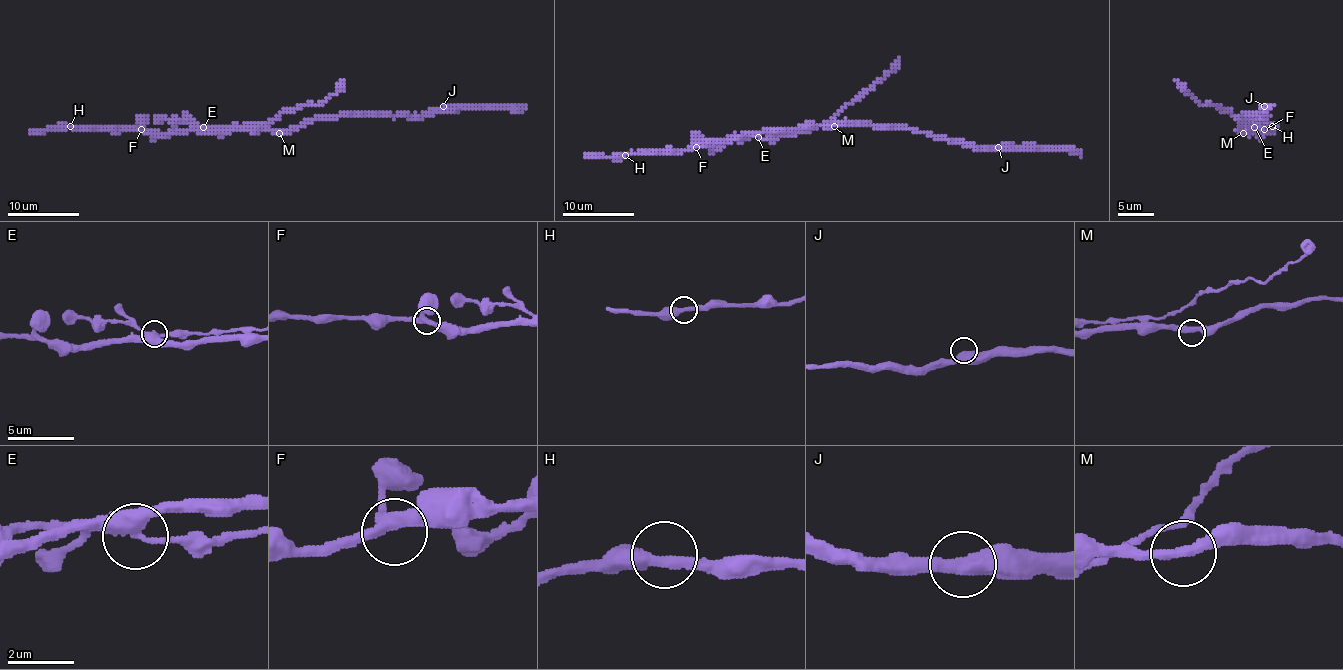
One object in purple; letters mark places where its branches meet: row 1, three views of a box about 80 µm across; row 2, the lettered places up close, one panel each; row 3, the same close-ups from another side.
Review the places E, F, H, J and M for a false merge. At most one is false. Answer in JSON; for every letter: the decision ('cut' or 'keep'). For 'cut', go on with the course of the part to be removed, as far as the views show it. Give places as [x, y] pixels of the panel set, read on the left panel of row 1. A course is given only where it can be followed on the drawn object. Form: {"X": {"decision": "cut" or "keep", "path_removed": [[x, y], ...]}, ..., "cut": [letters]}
{"E": {"decision": "cut", "path_removed": [[204, 127], [270, 124], [282, 113], [300, 106], [322, 104], [339, 90], [345, 79]]}, "F": {"decision": "keep"}, "H": {"decision": "keep"}, "J": {"decision": "keep"}, "M": {"decision": "keep"}, "cut": ["E"]}

